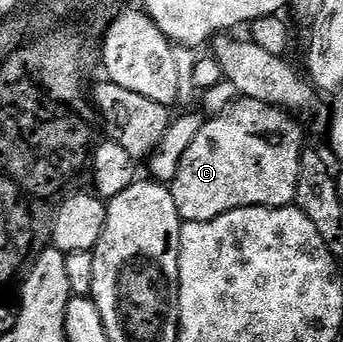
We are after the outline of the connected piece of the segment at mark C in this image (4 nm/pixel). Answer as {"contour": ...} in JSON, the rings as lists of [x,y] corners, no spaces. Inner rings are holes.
{"contour":[[[246,98],[236,101],[235,108],[228,107],[204,119],[197,138],[193,138],[193,146],[189,146],[181,158],[175,179],[170,181],[169,187],[173,202],[177,202],[180,221],[209,222],[238,208],[285,208],[295,203],[297,178],[305,151],[304,125],[292,113],[271,104]]]}

